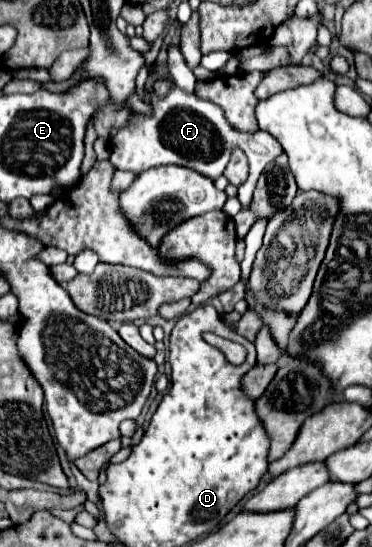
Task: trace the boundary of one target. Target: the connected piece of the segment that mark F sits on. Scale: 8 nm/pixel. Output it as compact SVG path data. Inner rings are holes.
M154 72L154 76L148 82L148 98L150 98L150 108L152 114L140 114L136 112L124 128L116 136L108 140L110 152L112 152L112 164L116 164L118 170L130 170L134 174L140 174L144 170L150 170L154 166L166 166L166 164L176 164L176 166L186 166L192 168L212 180L221 176L230 162L230 154L234 148L242 148L244 154L250 160L250 176L245 185L239 187L237 197L241 203L241 210L248 210L253 198L253 192L260 174L268 163L272 162L280 152L280 144L274 136L268 136L268 132L256 130L256 132L240 132L234 130L226 118L220 106L200 100L194 92L186 92L176 86L170 74L160 74ZM166 80L170 84L170 90L164 98L158 98L154 90L154 82Z

